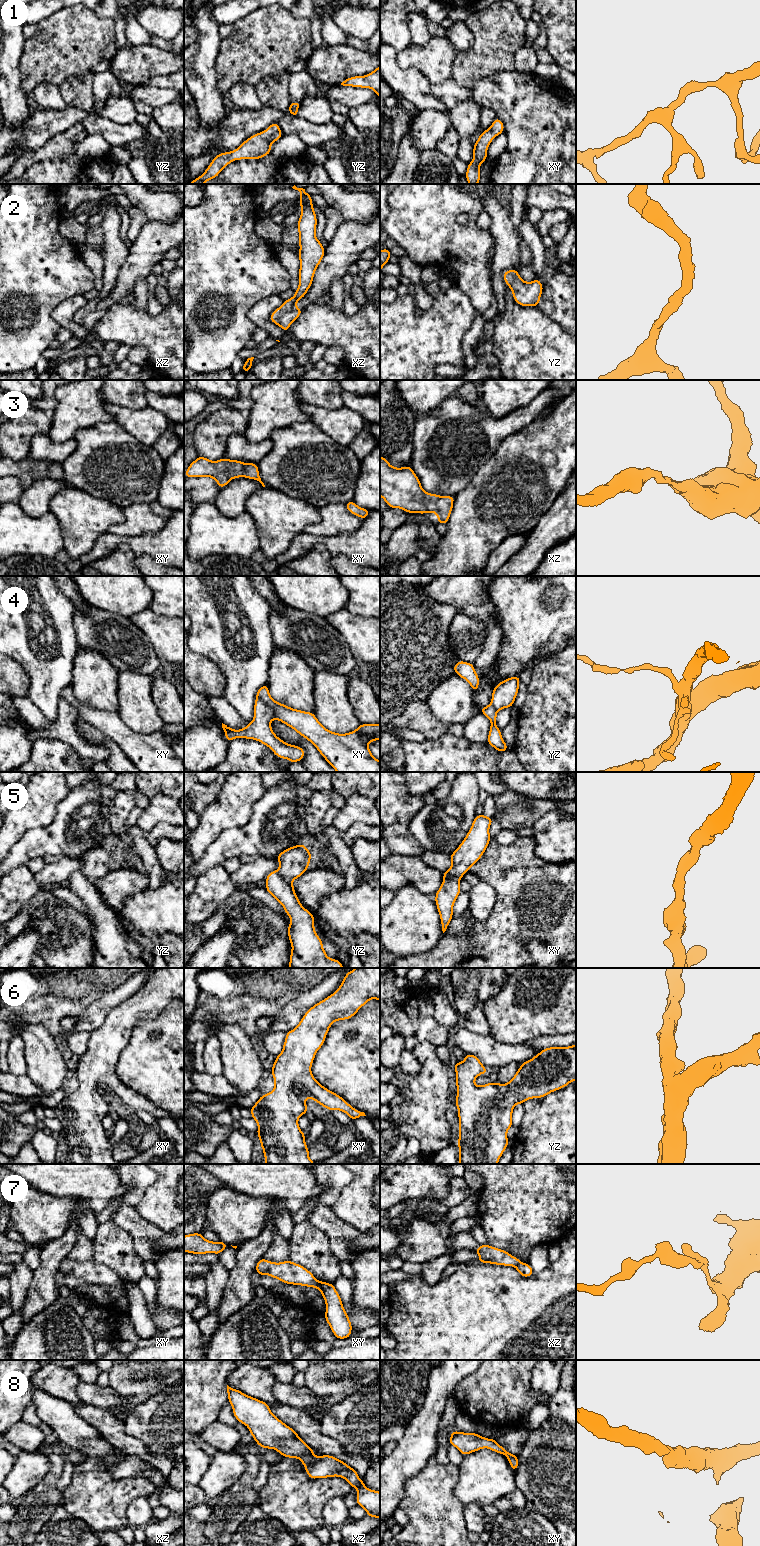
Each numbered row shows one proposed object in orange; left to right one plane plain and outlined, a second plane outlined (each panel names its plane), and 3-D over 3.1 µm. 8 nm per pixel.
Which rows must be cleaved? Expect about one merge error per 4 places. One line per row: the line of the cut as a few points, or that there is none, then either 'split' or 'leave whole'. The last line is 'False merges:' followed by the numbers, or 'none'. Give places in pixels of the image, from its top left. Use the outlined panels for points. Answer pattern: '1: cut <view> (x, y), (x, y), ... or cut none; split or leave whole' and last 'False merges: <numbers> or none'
1: cut none; leave whole
2: cut none; leave whole
3: cut none; leave whole
4: cut xy (256, 697), (272, 710), (274, 718); split
5: cut none; leave whole
6: cut none; leave whole
7: cut xy (318, 1281), (322, 1295); split
8: cut none; leave whole
False merges: 4, 7

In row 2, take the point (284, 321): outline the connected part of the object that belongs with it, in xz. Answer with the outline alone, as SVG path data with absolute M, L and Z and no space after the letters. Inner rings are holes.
M292 187L301 193L299 200L301 202L301 216L297 222L300 245L298 258L300 260L299 268L299 286L295 295L284 301L284 303L274 310L270 316L270 321L288 332L290 325L301 315L302 309L296 306L312 285L315 271L321 263L325 249L321 242L316 238L317 217L312 205L312 198L305 189Z

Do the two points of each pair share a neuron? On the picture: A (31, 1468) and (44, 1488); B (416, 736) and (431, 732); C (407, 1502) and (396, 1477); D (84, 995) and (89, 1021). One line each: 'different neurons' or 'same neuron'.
A: different neurons
B: different neurons
C: different neurons
D: different neurons

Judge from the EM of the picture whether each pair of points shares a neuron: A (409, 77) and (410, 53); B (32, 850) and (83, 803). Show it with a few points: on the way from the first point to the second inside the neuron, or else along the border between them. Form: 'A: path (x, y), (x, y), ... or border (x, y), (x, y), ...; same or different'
A: border (396, 51), (403, 68), (417, 68), (429, 80); different
B: path (45, 840), (70, 815); same

